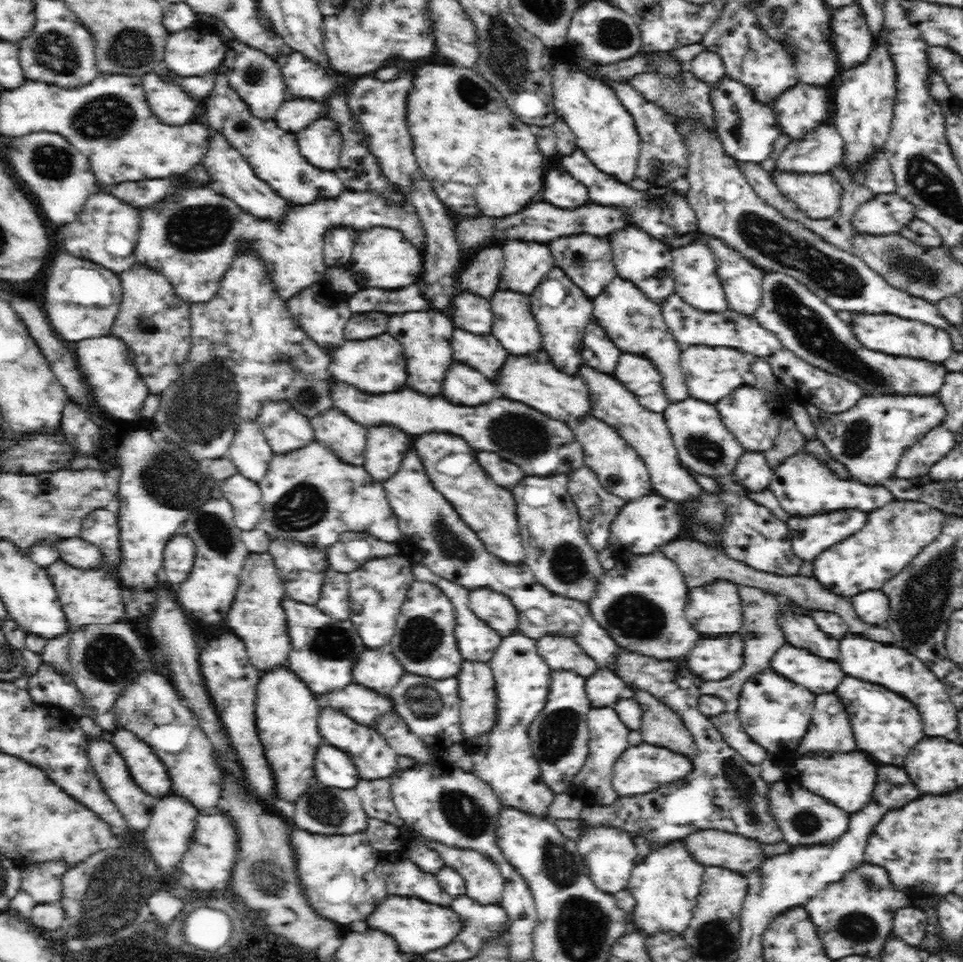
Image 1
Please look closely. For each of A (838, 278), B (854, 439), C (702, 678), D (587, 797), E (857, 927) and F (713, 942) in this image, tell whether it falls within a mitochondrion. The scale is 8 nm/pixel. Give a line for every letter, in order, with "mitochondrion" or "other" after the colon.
A: mitochondrion
B: mitochondrion
C: other
D: other
E: mitochondrion
F: mitochondrion

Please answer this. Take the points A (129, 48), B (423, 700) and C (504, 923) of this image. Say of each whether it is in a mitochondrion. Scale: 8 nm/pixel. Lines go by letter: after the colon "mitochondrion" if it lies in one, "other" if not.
A: mitochondrion
B: mitochondrion
C: other

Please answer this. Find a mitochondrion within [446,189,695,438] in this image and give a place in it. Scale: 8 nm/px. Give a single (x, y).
(579, 260)

